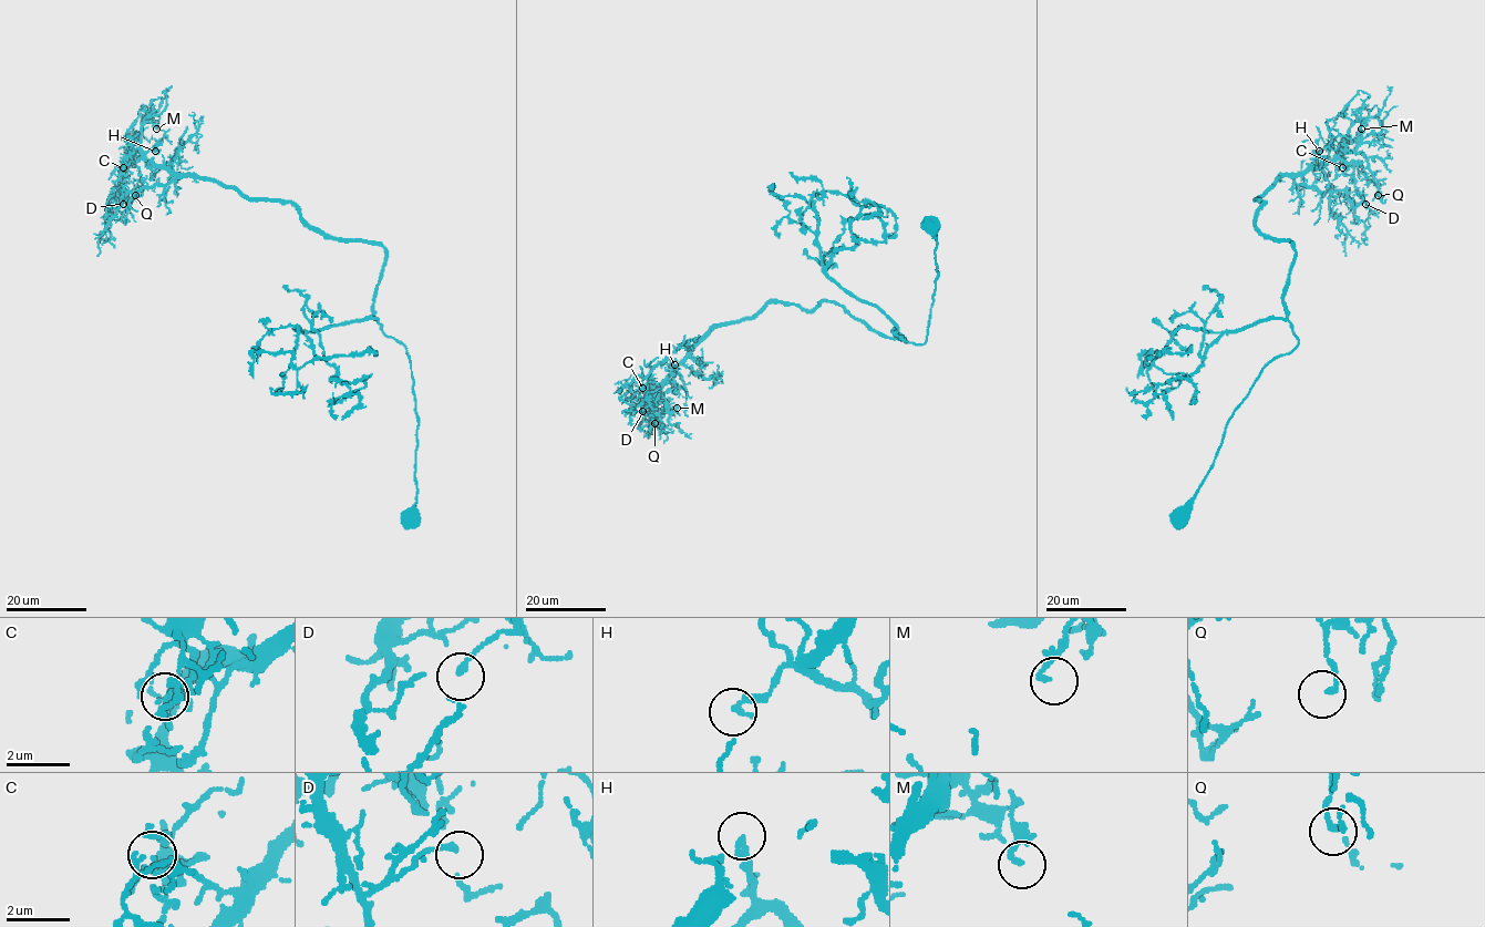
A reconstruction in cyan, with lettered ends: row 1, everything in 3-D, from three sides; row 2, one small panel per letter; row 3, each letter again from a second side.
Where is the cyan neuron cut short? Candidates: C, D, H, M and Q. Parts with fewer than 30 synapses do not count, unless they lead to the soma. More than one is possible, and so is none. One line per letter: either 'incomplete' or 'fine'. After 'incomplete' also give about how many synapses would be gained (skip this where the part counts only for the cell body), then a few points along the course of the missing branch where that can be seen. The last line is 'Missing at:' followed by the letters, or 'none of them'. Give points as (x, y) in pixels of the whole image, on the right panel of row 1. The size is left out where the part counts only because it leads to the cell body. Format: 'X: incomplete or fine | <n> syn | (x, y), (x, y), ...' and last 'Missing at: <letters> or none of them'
C: fine
D: fine
H: fine
M: fine
Q: fine
Missing at: none of them

